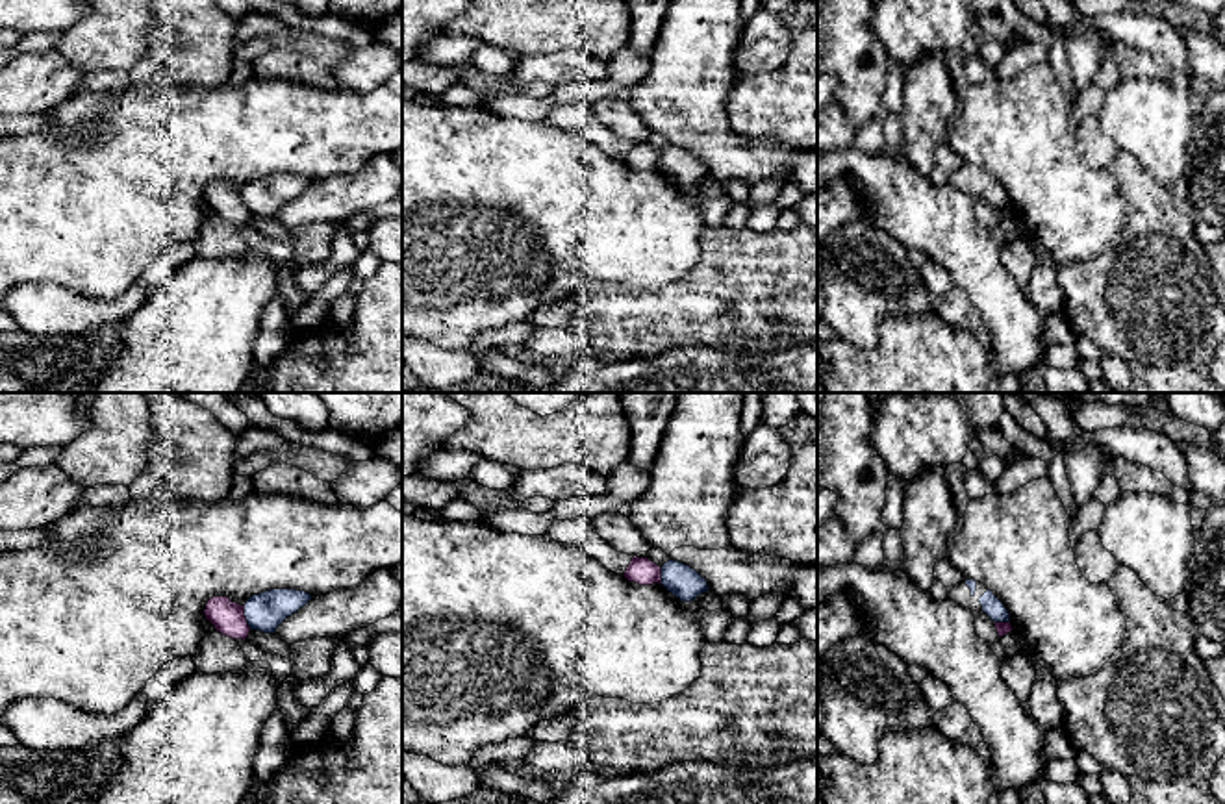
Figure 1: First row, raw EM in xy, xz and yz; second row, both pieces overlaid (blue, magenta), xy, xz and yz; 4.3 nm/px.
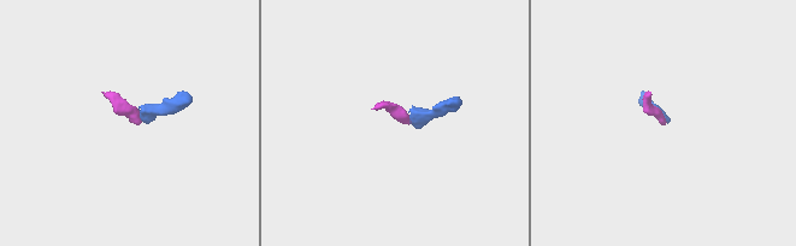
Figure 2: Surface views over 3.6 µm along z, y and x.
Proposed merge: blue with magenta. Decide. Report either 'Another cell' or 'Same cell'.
Another cell

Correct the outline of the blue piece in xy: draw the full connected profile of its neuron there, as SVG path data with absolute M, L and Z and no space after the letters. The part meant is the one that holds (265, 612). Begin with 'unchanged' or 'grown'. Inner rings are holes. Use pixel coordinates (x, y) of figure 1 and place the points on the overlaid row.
grown | M271 589L254 595L245 604L245 617L250 626L248 641L252 647L291 660L287 643L274 635L276 628L313 597L297 589Z

